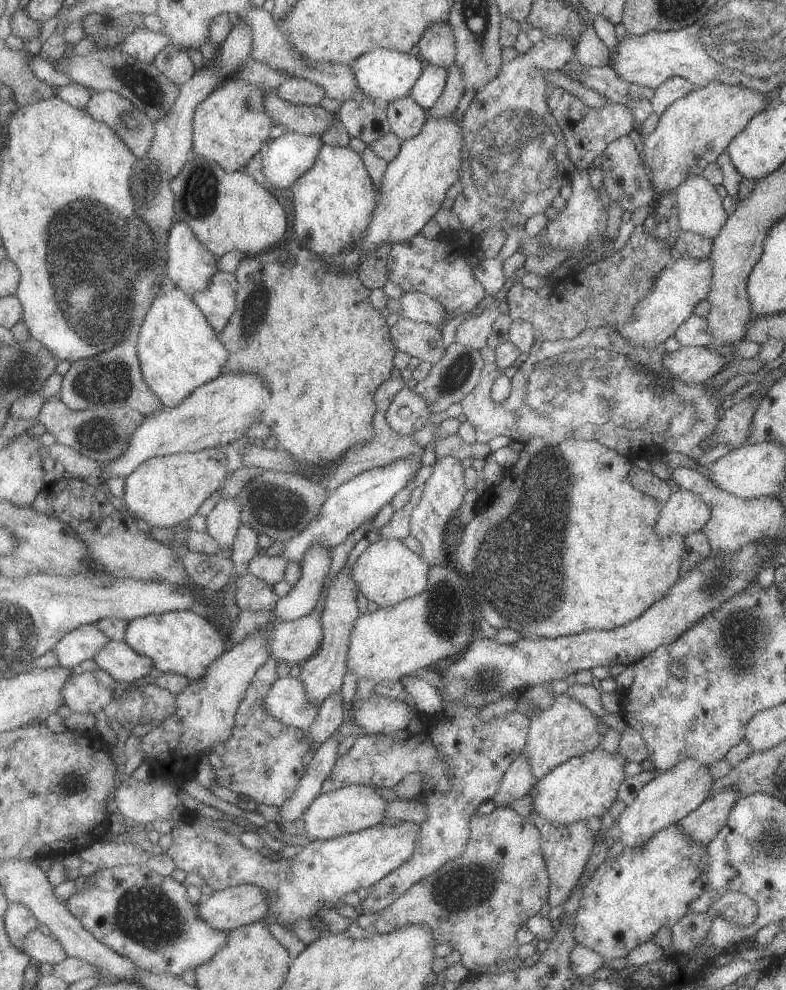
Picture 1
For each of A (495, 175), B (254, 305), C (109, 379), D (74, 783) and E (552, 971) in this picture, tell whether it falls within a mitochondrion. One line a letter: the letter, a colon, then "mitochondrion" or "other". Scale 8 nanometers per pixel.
A: mitochondrion
B: mitochondrion
C: mitochondrion
D: mitochondrion
E: other

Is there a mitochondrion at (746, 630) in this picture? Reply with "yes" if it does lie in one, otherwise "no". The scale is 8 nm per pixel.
yes

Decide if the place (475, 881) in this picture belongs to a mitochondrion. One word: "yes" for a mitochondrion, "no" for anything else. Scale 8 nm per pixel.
yes

